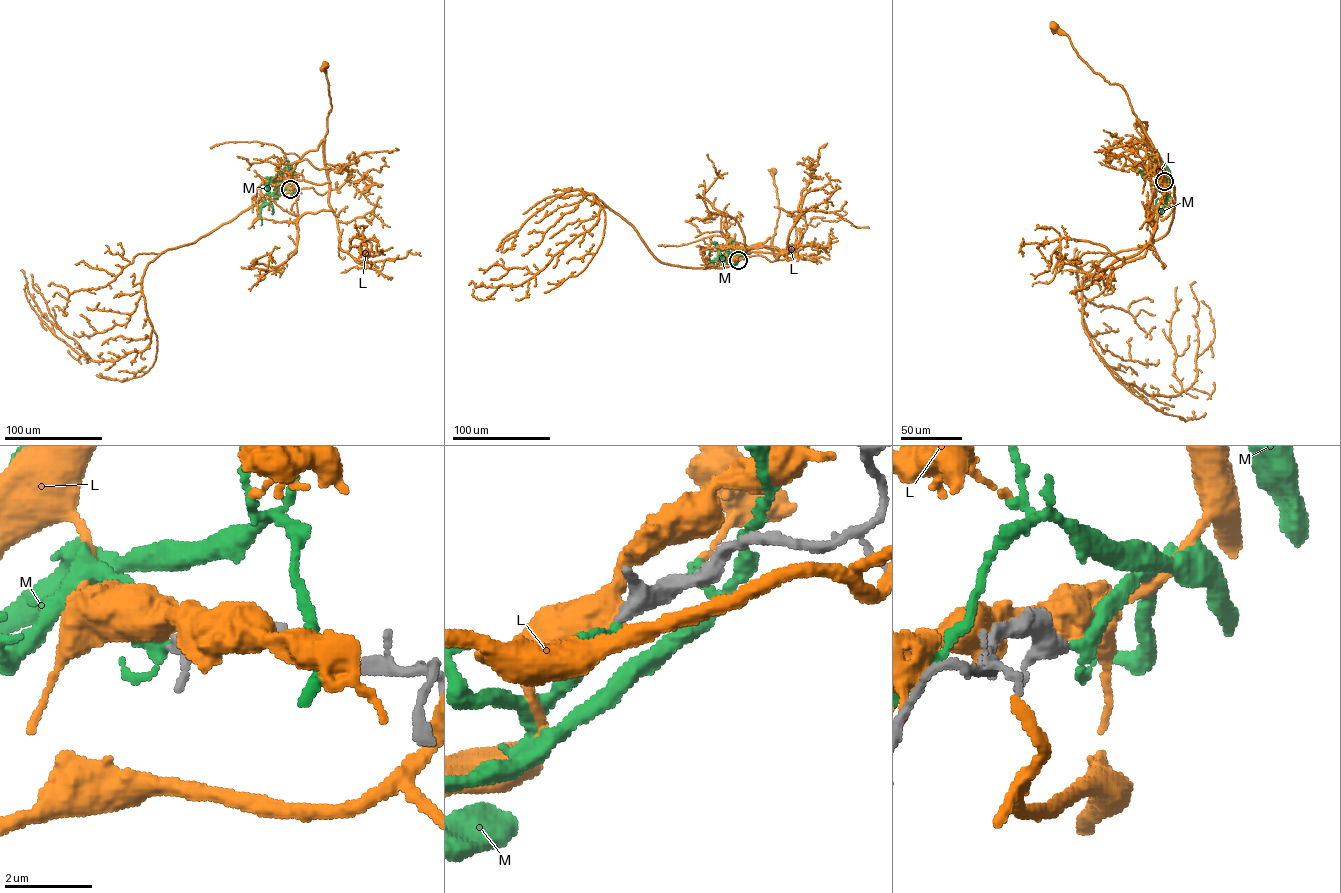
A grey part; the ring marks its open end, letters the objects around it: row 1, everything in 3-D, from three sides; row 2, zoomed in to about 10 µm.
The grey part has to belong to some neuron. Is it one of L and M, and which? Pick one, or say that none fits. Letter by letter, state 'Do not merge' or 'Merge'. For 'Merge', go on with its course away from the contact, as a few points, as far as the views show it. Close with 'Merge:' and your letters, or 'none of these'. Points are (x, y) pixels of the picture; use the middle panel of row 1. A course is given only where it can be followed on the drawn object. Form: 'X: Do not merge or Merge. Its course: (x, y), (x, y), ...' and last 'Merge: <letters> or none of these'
L: Do not merge
M: Merge. Its course: (738, 260), (734, 264), (739, 254), (725, 251), (724, 247), (714, 242), (717, 242)
Merge: M

